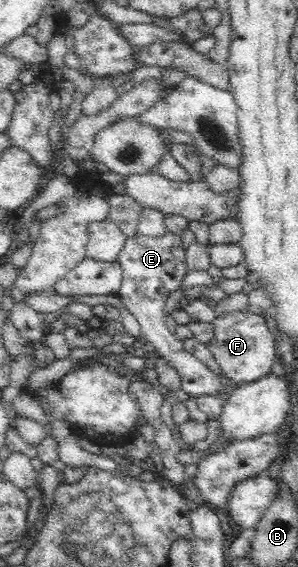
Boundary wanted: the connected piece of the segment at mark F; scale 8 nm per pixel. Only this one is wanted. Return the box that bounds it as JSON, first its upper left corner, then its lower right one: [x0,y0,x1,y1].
[209,310,275,385]

